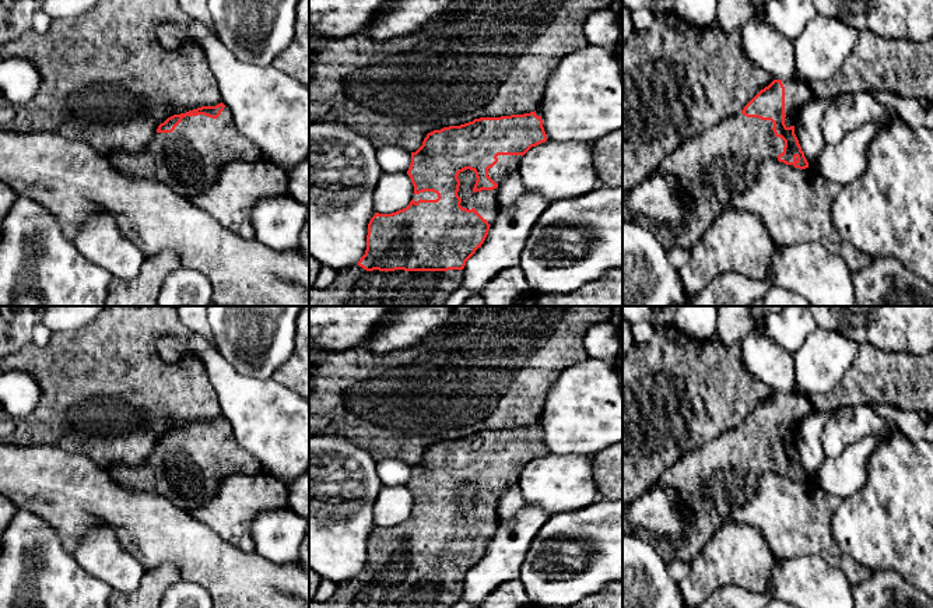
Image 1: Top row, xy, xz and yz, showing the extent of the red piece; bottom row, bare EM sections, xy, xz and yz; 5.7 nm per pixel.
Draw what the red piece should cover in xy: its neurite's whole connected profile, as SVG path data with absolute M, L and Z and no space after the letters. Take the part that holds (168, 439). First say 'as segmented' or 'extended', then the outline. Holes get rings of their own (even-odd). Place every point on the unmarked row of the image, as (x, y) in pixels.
extended | M221 415L215 419L201 419L168 430L140 465L116 463L109 470L122 486L155 492L189 512L206 500L214 499L218 482L225 477L262 472L263 465L236 443L231 424Z

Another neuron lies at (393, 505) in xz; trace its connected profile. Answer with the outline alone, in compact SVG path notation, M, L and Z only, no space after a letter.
M383 485L373 503L373 523L392 527L406 521L414 510L414 499L407 485Z

